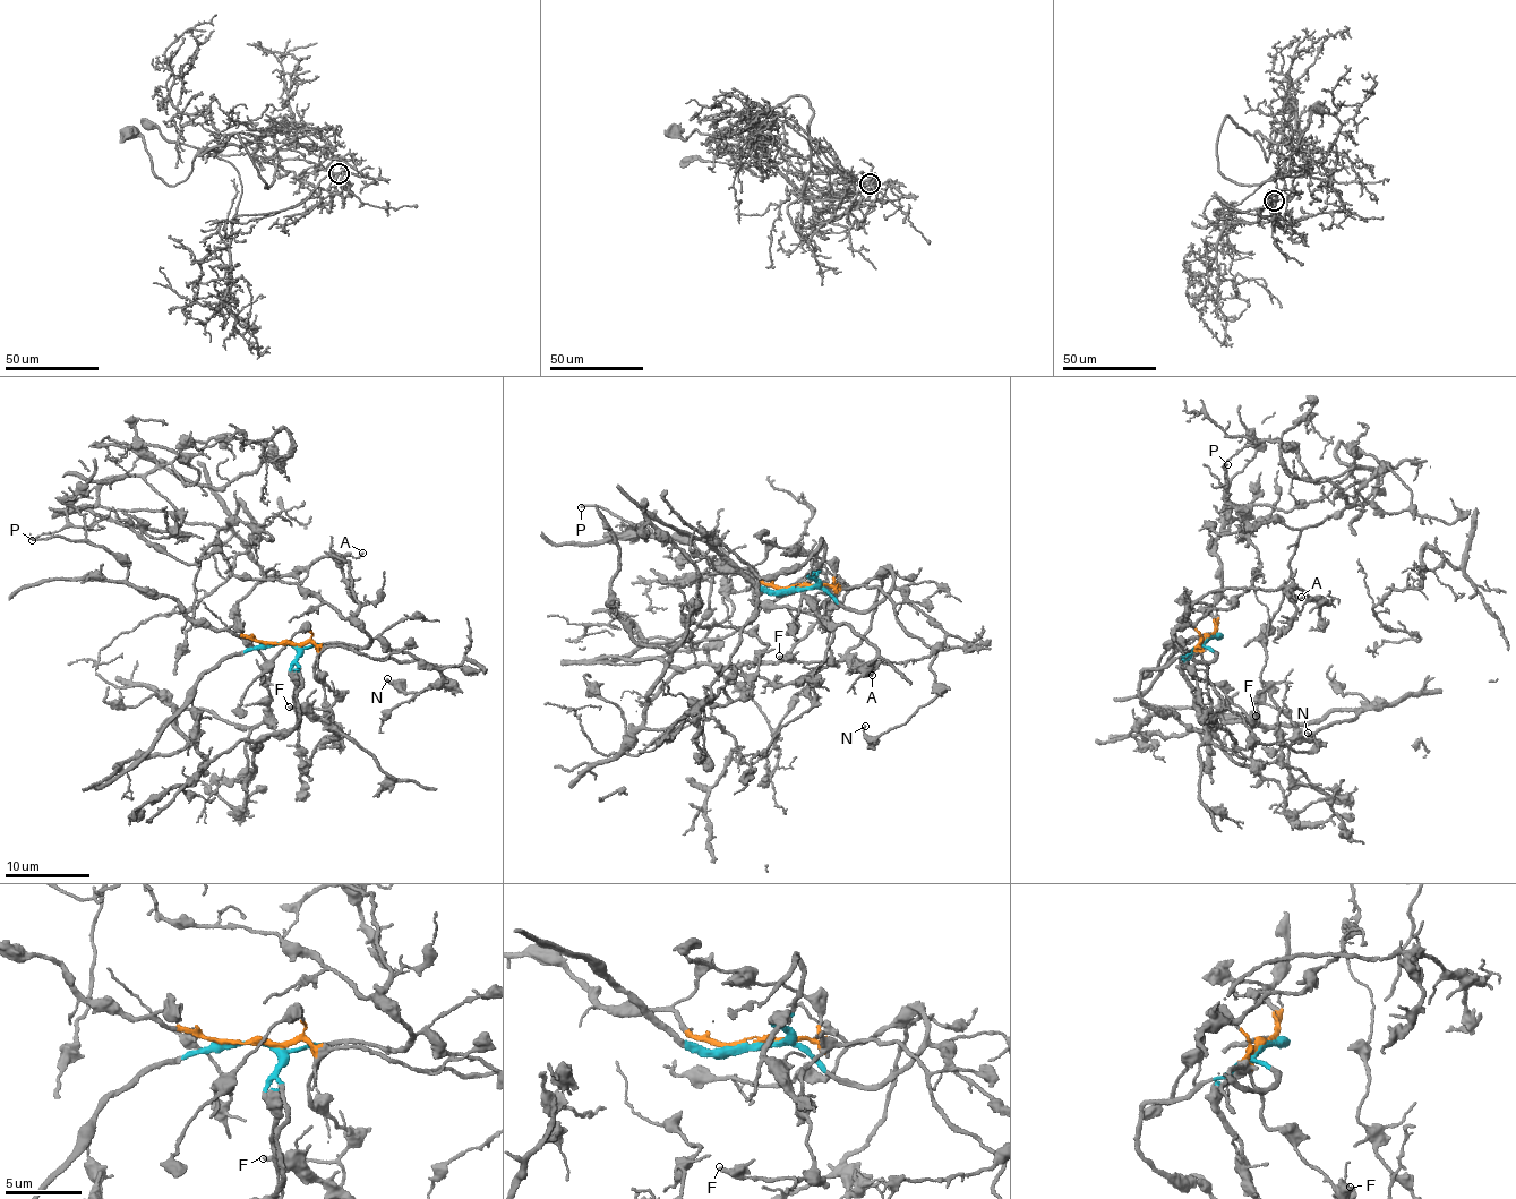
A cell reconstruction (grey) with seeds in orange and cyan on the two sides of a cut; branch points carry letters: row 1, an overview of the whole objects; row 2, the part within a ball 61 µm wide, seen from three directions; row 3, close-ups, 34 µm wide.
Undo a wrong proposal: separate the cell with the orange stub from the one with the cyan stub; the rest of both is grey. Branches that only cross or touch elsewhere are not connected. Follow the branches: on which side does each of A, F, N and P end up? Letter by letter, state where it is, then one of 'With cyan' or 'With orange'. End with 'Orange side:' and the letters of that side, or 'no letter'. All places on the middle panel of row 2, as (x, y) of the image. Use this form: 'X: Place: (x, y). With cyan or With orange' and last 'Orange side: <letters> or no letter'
A: Place: (872, 675). With cyan
F: Place: (779, 656). With orange
N: Place: (865, 726). With orange
P: Place: (581, 507). With orange
Orange side: F, N, P

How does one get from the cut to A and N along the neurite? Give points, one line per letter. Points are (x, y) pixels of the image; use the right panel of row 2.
A: (1209, 636), (1210, 661), (1190, 658), (1174, 635), (1212, 591), (1281, 588), (1301, 597)
N: (1209, 636), (1184, 661), (1195, 676), (1210, 683), (1225, 707), (1266, 744), (1310, 751), (1315, 742), (1307, 731)

